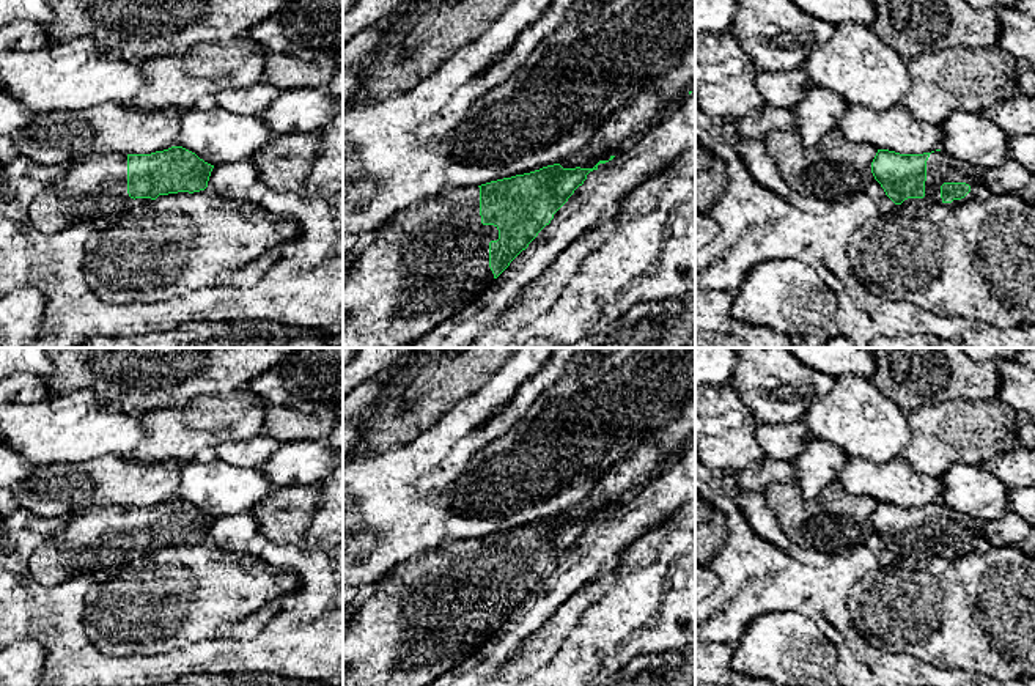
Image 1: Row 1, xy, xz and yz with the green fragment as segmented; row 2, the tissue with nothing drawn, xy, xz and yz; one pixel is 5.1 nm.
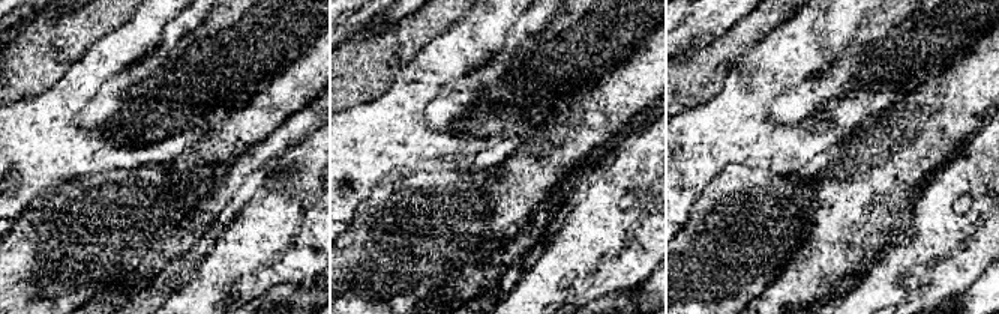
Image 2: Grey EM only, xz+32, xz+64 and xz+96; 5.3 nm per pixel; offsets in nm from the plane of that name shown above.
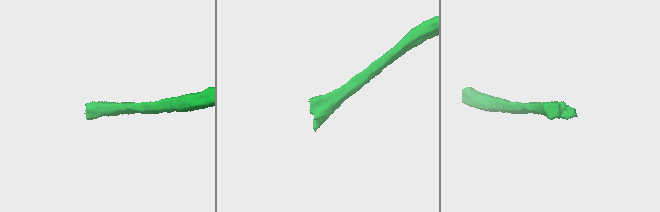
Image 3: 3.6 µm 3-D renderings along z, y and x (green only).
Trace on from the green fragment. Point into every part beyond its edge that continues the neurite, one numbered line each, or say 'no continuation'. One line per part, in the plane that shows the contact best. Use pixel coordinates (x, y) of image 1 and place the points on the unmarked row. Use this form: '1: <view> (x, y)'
1: xz (420, 620)

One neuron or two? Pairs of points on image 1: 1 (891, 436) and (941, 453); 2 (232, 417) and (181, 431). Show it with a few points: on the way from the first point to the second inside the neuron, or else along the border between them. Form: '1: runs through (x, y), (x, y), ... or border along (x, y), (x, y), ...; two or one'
1: border along (908, 416), (911, 439), (902, 455); two
2: runs through (219, 417), (194, 425); one

